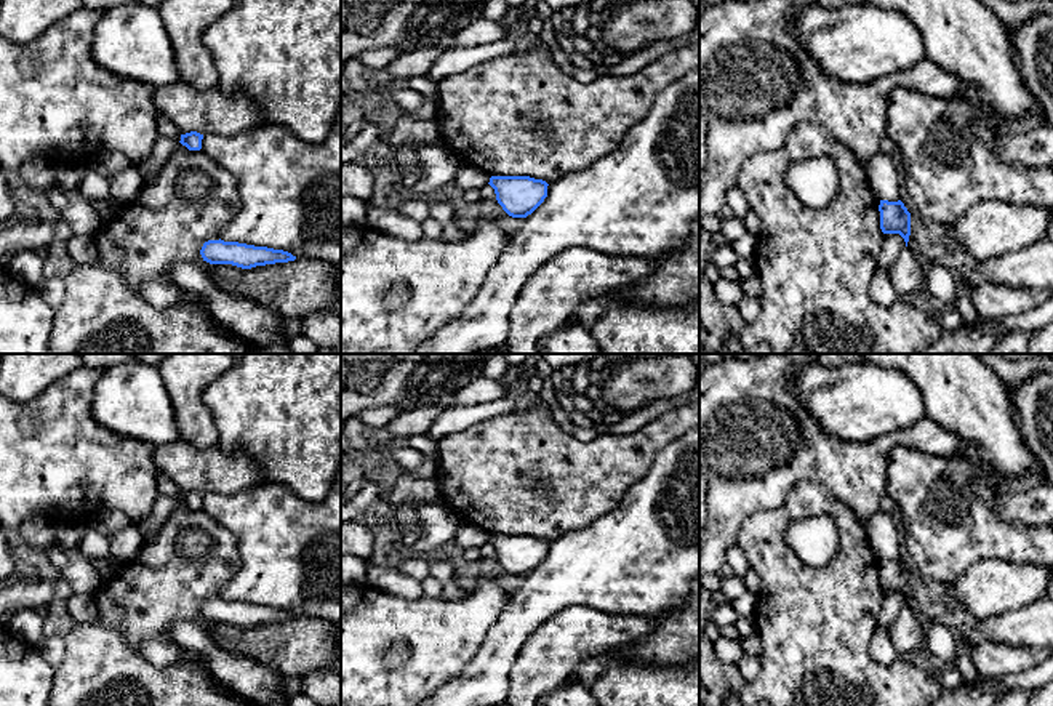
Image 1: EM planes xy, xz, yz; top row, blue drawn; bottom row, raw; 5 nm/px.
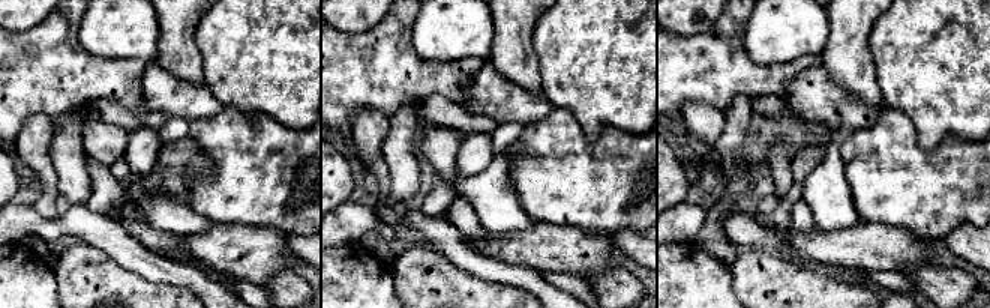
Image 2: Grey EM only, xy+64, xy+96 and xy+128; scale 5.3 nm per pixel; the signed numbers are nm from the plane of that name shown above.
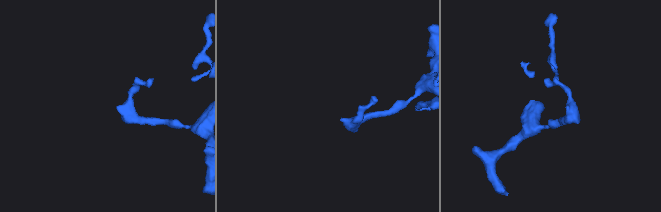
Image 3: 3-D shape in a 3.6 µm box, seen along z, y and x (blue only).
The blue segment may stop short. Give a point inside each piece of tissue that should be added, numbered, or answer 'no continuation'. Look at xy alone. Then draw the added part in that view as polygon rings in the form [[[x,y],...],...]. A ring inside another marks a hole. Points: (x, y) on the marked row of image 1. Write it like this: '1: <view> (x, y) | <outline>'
no continuation

